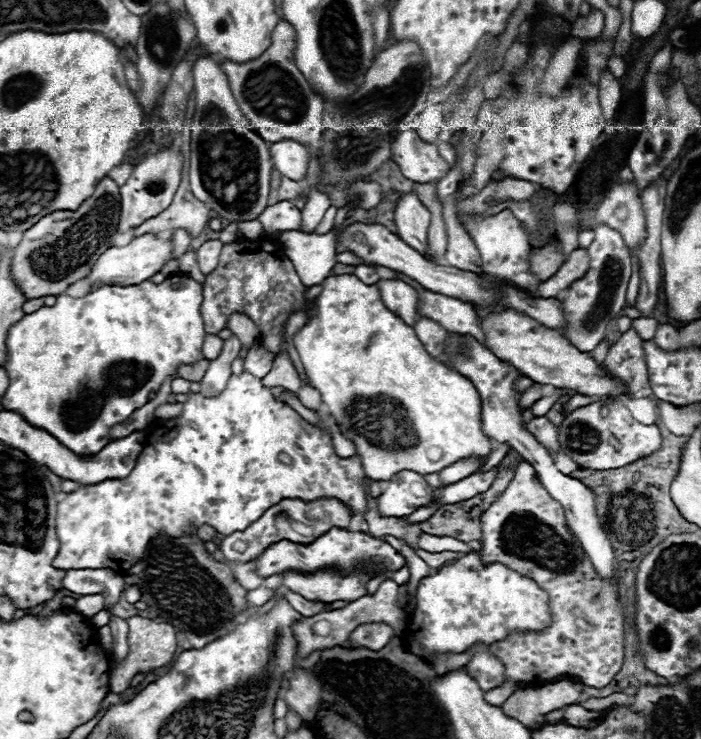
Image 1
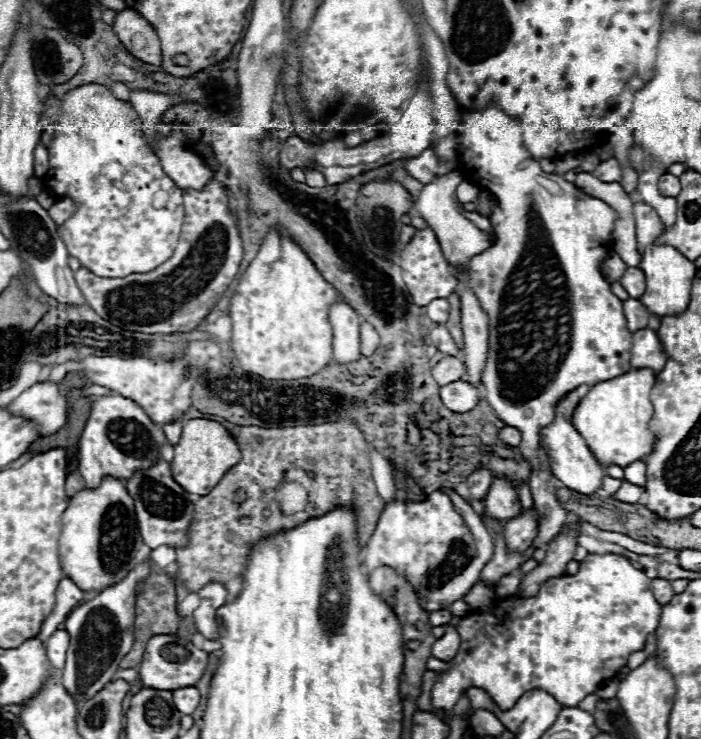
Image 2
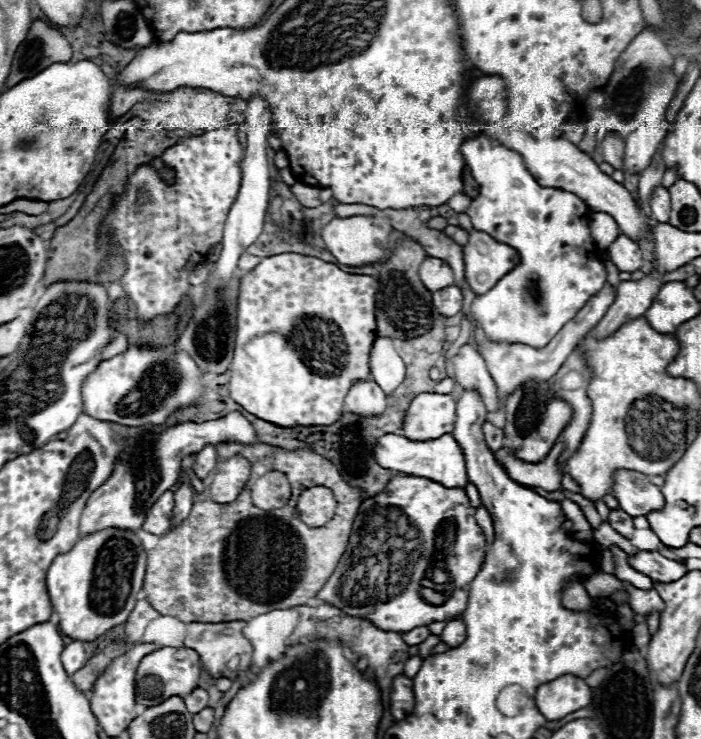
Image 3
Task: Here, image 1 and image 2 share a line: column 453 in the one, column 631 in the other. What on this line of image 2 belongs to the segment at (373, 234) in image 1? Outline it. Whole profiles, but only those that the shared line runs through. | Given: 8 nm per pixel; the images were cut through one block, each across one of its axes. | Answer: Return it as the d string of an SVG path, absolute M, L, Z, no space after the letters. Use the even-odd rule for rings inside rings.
M626 268L620 282L622 282L624 290L630 294L630 298L640 298L644 294L644 290L646 290L644 272L640 268Z

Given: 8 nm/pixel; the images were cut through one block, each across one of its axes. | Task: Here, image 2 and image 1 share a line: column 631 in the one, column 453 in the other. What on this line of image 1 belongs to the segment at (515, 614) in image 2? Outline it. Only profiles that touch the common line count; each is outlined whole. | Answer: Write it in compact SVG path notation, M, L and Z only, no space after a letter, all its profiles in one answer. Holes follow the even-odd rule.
M468 552L452 564L442 566L434 576L420 580L416 590L416 610L408 620L406 636L414 642L406 642L406 648L416 654L416 646L426 654L460 654L476 642L492 644L504 640L514 632L540 632L552 624L548 594L528 576L522 576L500 562L484 564L480 552Z

